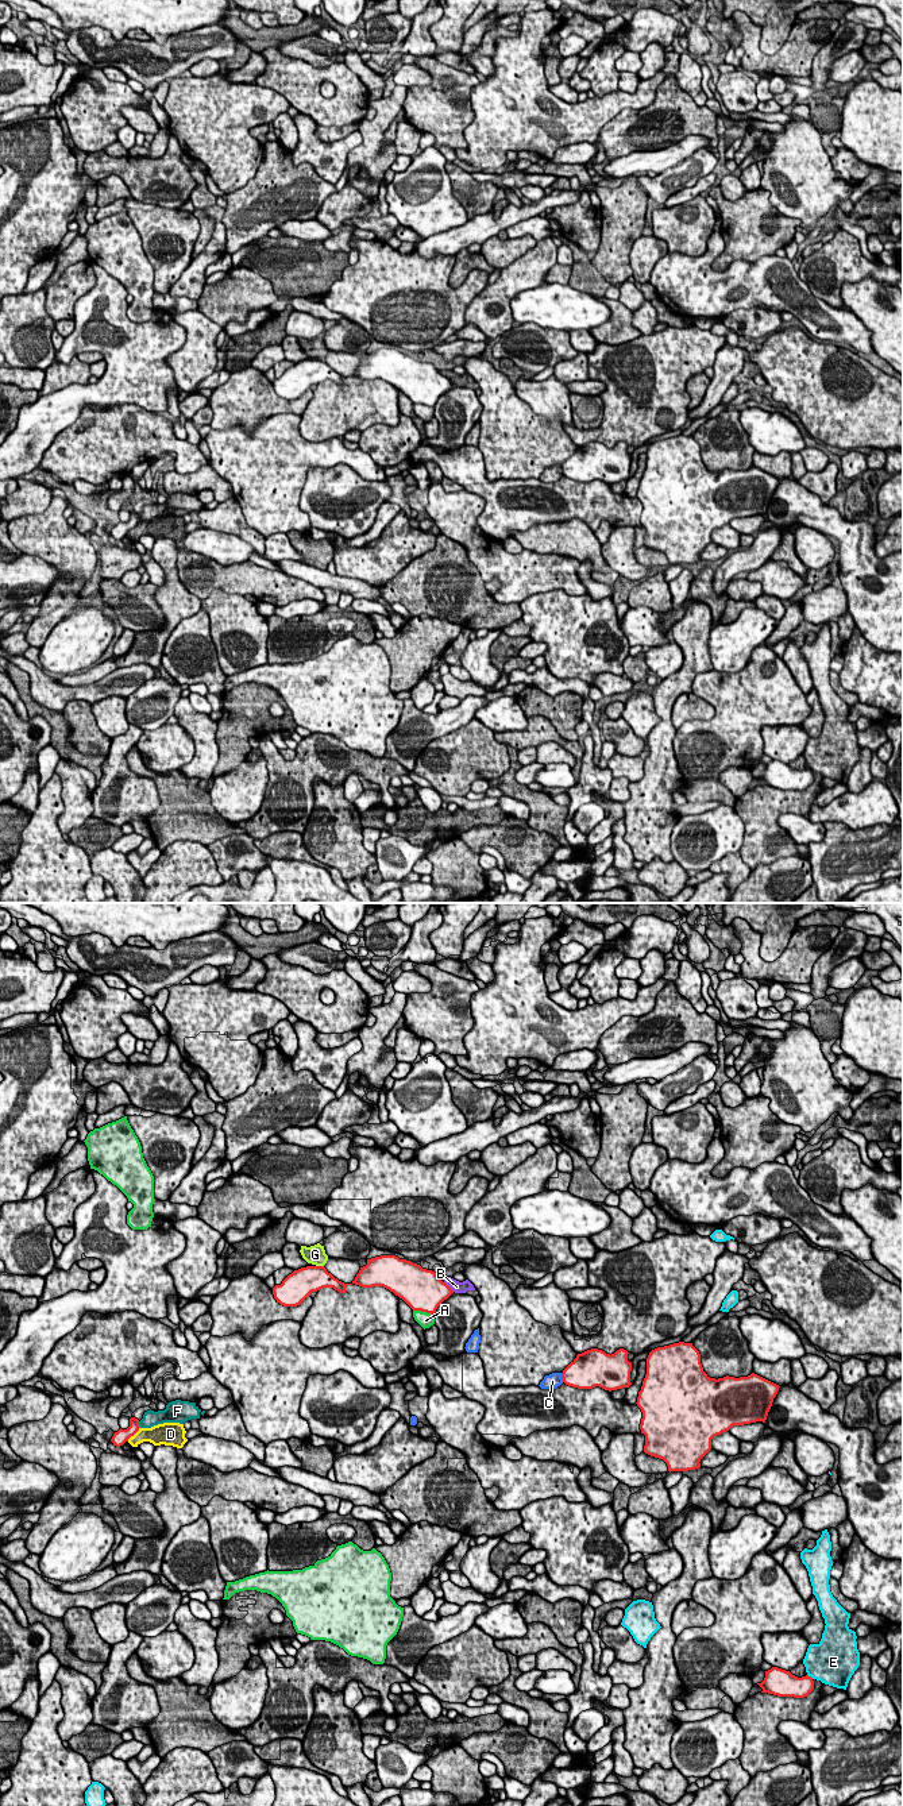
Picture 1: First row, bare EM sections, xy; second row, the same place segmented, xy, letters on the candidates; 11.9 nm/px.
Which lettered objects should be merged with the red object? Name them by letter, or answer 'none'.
none

